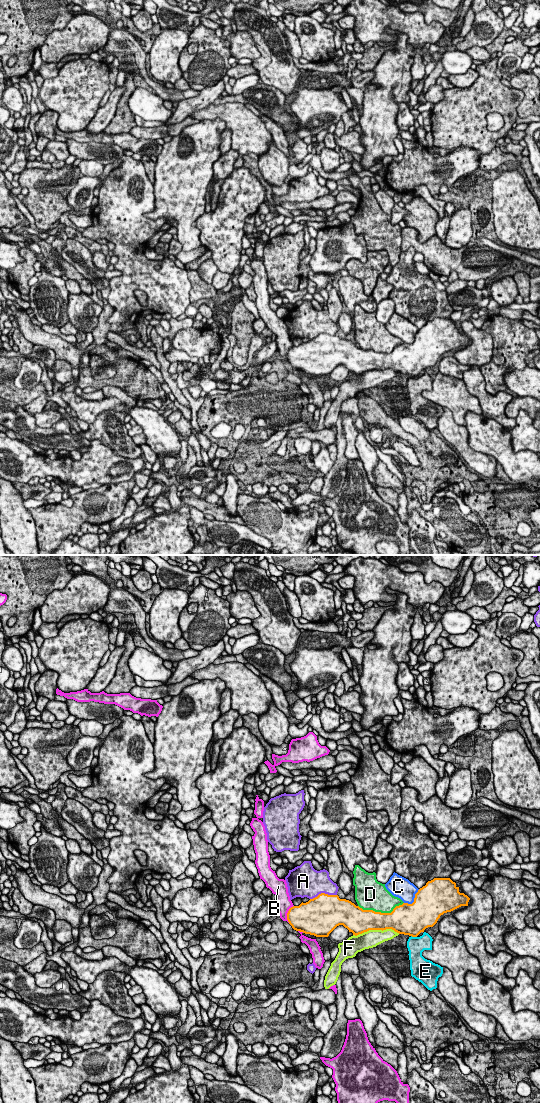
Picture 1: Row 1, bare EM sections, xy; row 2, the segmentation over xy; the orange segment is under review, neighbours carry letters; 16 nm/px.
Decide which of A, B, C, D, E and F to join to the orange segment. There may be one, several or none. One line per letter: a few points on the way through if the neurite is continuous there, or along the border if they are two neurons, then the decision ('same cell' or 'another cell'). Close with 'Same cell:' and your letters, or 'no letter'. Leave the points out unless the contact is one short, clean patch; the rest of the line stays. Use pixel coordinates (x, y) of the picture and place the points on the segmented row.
A: another cell
B: another cell
C: another cell
D: another cell
E: another cell
F: same cell
Same cell: F

